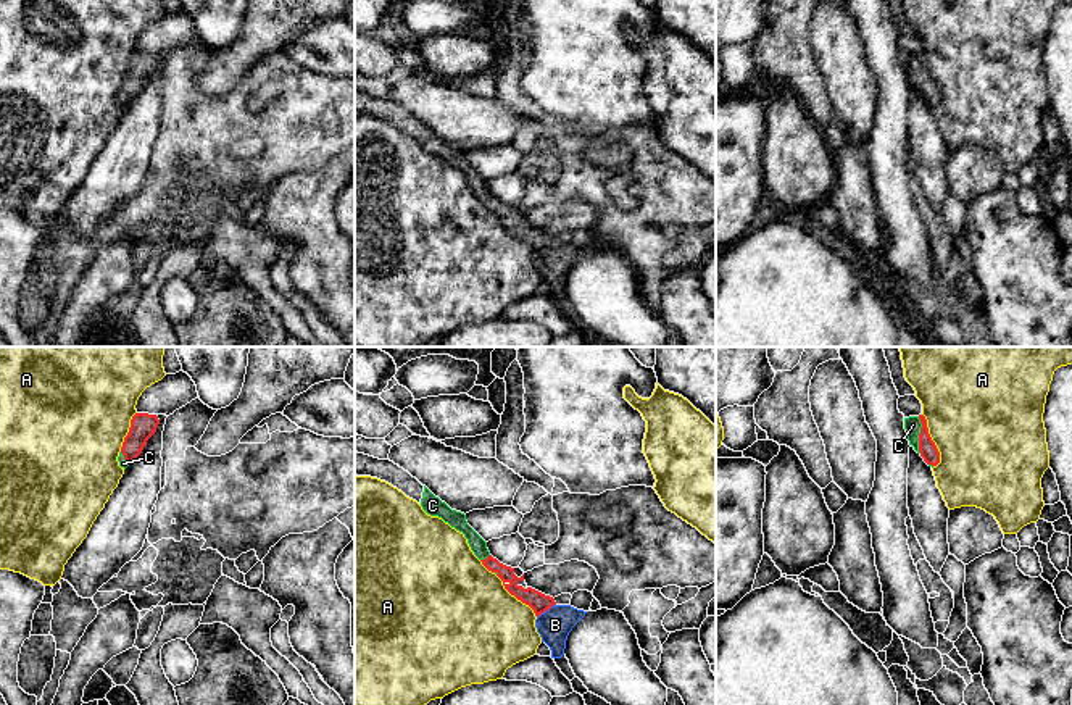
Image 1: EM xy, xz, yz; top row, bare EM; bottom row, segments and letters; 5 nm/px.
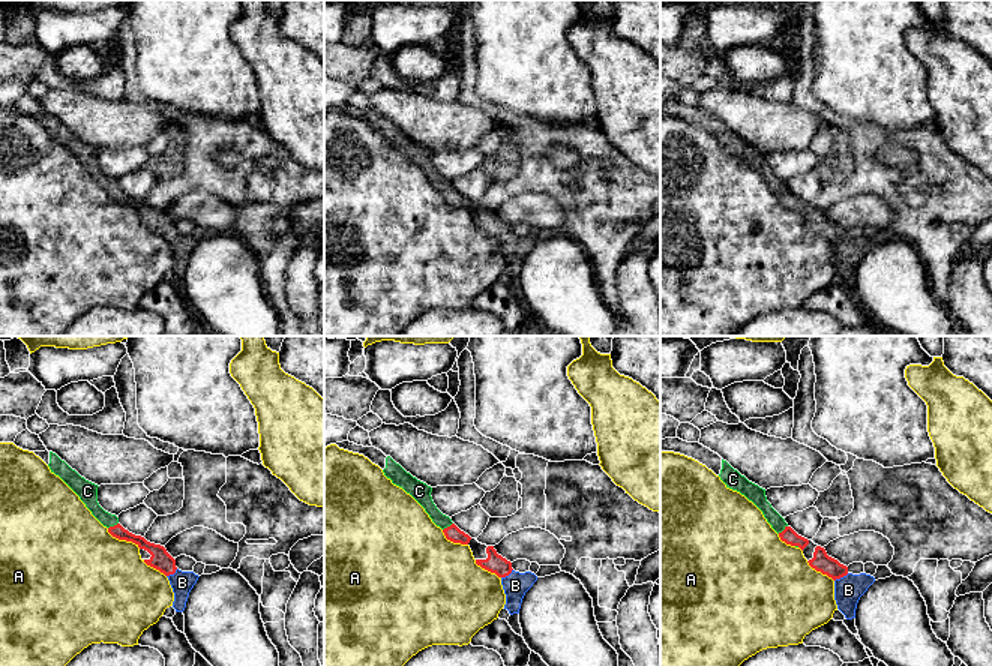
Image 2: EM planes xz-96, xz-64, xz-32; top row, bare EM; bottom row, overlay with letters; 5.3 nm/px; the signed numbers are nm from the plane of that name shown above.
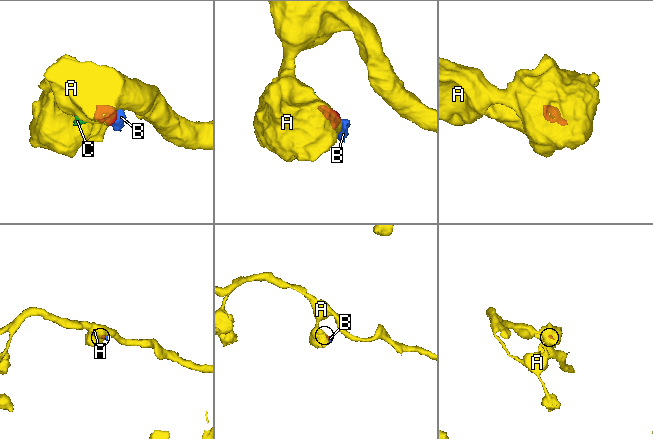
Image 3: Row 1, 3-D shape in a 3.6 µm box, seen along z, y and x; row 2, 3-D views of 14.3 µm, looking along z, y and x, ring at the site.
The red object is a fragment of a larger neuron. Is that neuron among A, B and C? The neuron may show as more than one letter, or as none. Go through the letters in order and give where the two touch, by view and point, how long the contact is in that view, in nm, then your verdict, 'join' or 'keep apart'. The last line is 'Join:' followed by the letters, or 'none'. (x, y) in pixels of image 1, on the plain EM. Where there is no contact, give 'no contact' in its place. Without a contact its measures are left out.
A: xz (508, 229) | 400 nm | keep apart
B: xz (545, 249) | 120 nm | join
C: yz (919, 73) | 180 nm | join
Join: B, C

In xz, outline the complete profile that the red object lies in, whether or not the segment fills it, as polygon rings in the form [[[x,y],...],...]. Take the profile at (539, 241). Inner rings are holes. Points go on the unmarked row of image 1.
[[[355,90],[355,116],[356,115],[371,115],[392,123],[406,136],[416,139],[427,153],[438,155],[451,166],[463,171],[471,189],[482,203],[503,219],[505,227],[511,234],[534,248],[537,255],[537,271],[540,273],[542,281],[550,286],[556,305],[569,319],[575,316],[569,298],[564,294],[564,287],[569,271],[587,250],[577,248],[571,244],[558,244],[553,236],[529,226],[521,206],[506,205],[490,194],[487,181],[467,163],[464,152],[451,148],[393,100]]]

